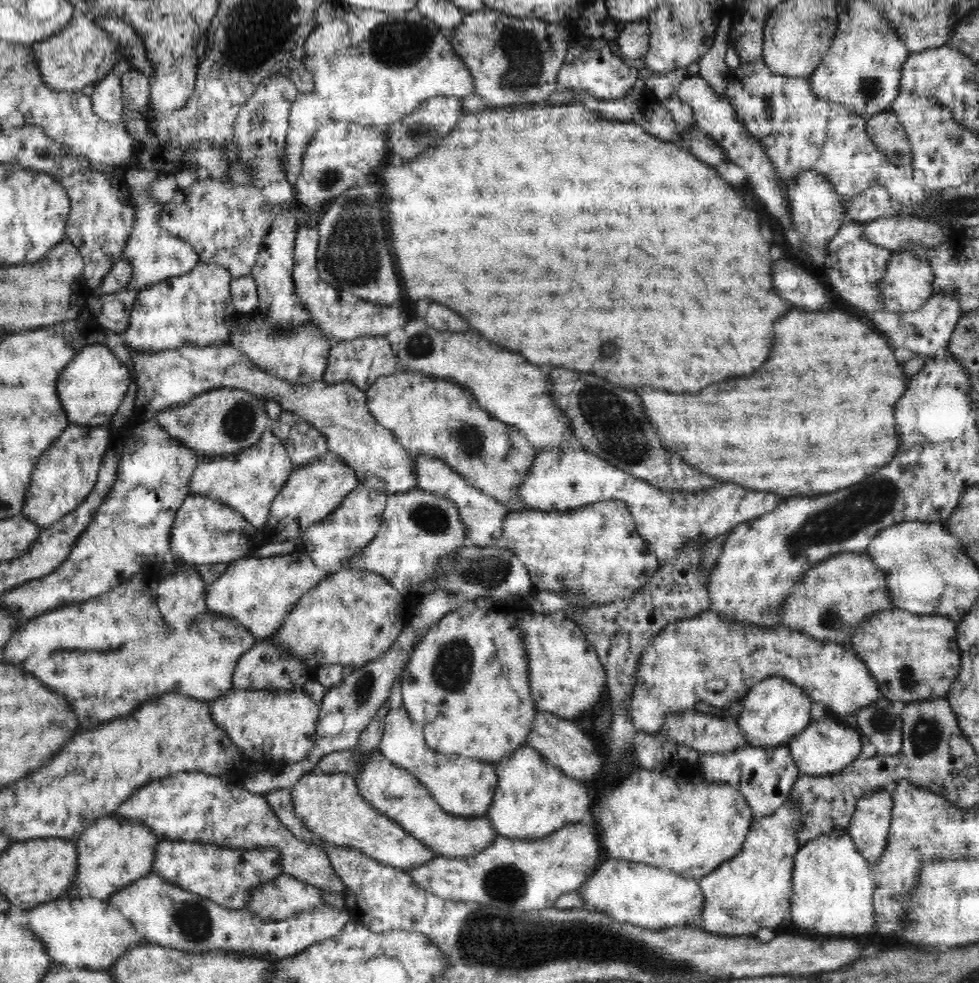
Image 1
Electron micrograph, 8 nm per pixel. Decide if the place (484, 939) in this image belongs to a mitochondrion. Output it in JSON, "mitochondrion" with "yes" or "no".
{"mitochondrion":"yes"}

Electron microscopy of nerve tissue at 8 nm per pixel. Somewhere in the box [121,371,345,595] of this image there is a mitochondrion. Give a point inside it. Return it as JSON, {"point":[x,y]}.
{"point":[239,421]}

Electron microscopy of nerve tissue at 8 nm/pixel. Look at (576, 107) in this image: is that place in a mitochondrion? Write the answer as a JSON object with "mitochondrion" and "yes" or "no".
{"mitochondrion":"no"}

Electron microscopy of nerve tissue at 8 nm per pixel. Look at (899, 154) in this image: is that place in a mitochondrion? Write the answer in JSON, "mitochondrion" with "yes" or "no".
{"mitochondrion":"yes"}

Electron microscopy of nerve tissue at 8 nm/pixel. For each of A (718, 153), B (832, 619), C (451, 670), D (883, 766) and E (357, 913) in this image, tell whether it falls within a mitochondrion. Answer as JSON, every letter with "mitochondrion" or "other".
{"A":"other","B":"mitochondrion","C":"mitochondrion","D":"other","E":"other"}

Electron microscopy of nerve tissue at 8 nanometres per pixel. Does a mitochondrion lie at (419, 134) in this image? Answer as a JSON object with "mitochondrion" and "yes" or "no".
{"mitochondrion":"yes"}

